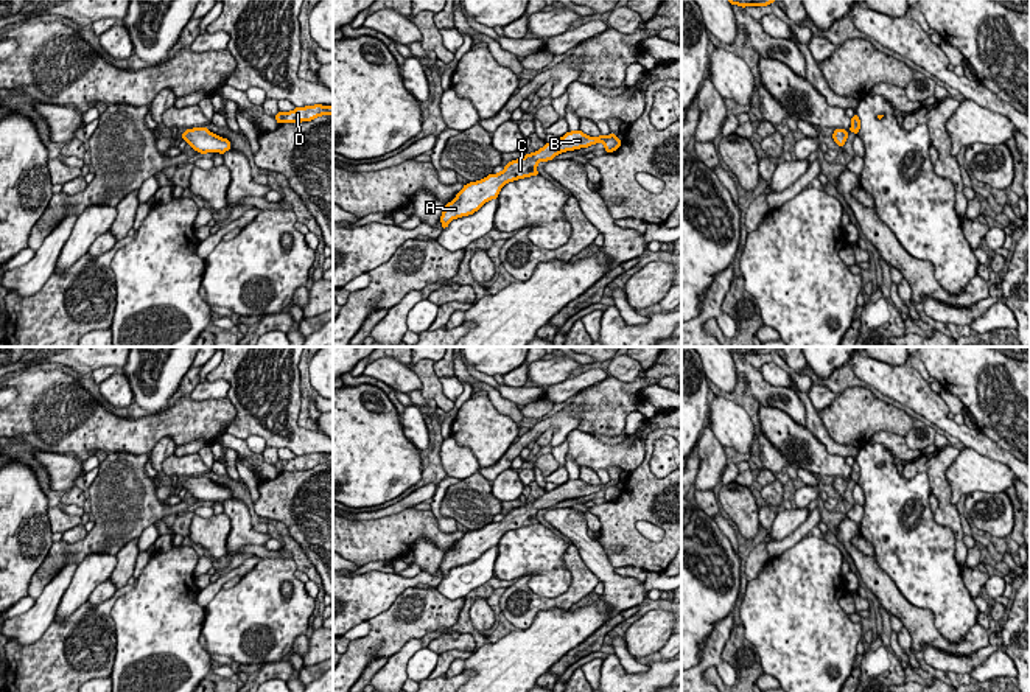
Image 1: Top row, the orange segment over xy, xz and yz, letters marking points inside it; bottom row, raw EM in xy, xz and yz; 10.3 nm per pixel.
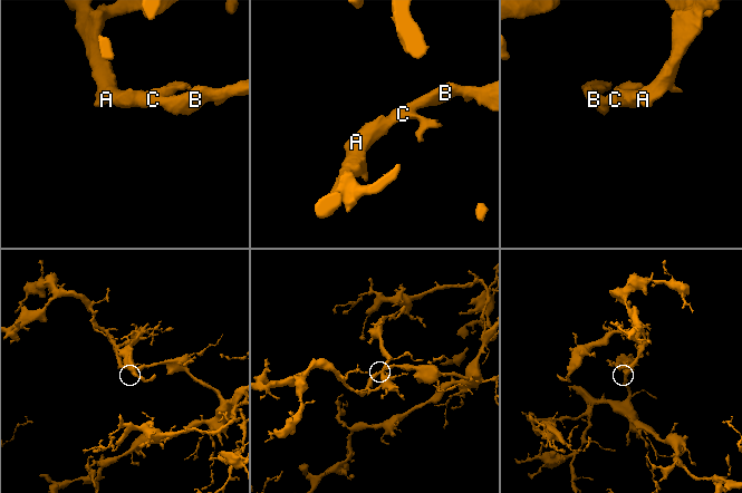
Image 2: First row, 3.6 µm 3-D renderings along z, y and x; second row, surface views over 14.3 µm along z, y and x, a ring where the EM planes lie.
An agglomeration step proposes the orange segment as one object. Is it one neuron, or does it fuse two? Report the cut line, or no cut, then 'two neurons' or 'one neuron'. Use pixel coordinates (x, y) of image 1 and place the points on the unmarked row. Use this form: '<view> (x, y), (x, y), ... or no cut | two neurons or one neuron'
no cut | one neuron

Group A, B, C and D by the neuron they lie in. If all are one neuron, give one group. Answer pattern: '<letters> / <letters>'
A B C D

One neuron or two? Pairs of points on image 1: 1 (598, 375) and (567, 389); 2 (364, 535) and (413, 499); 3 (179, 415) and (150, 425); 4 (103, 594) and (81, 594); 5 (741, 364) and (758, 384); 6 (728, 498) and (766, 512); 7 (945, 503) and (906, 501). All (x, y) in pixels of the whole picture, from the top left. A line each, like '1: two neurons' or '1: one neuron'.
1: one neuron
2: two neurons
3: one neuron
4: two neurons
5: one neuron
6: two neurons
7: two neurons

